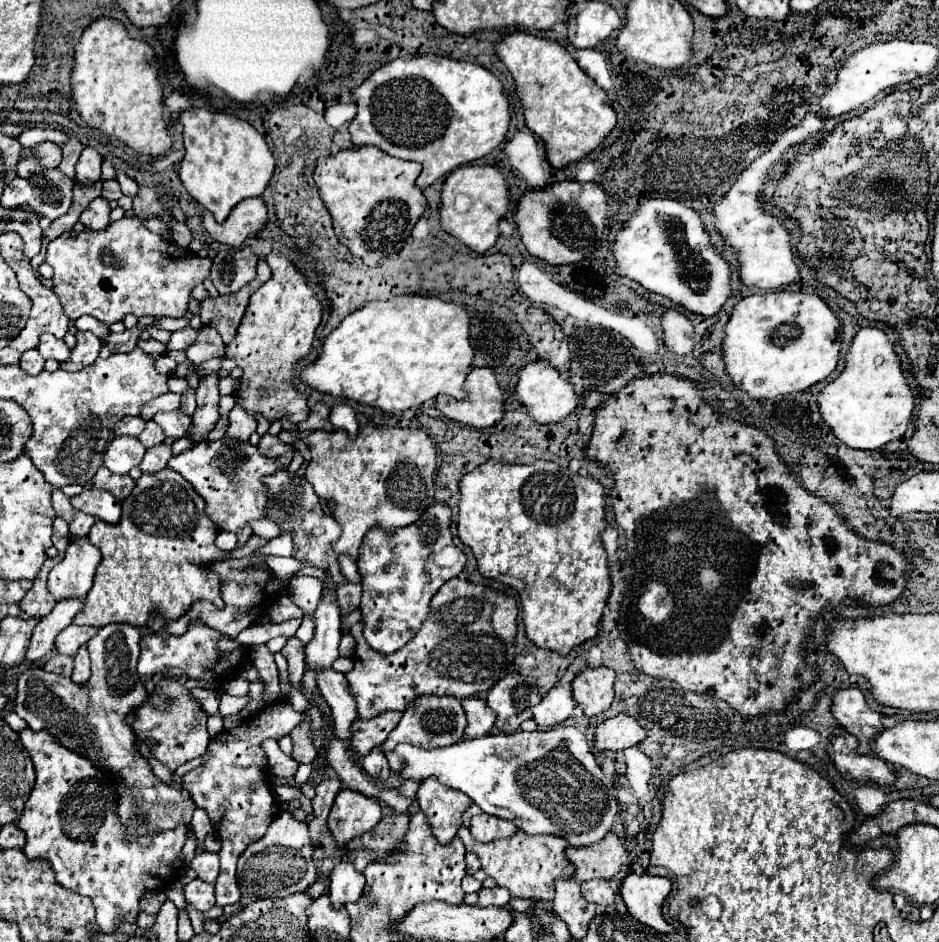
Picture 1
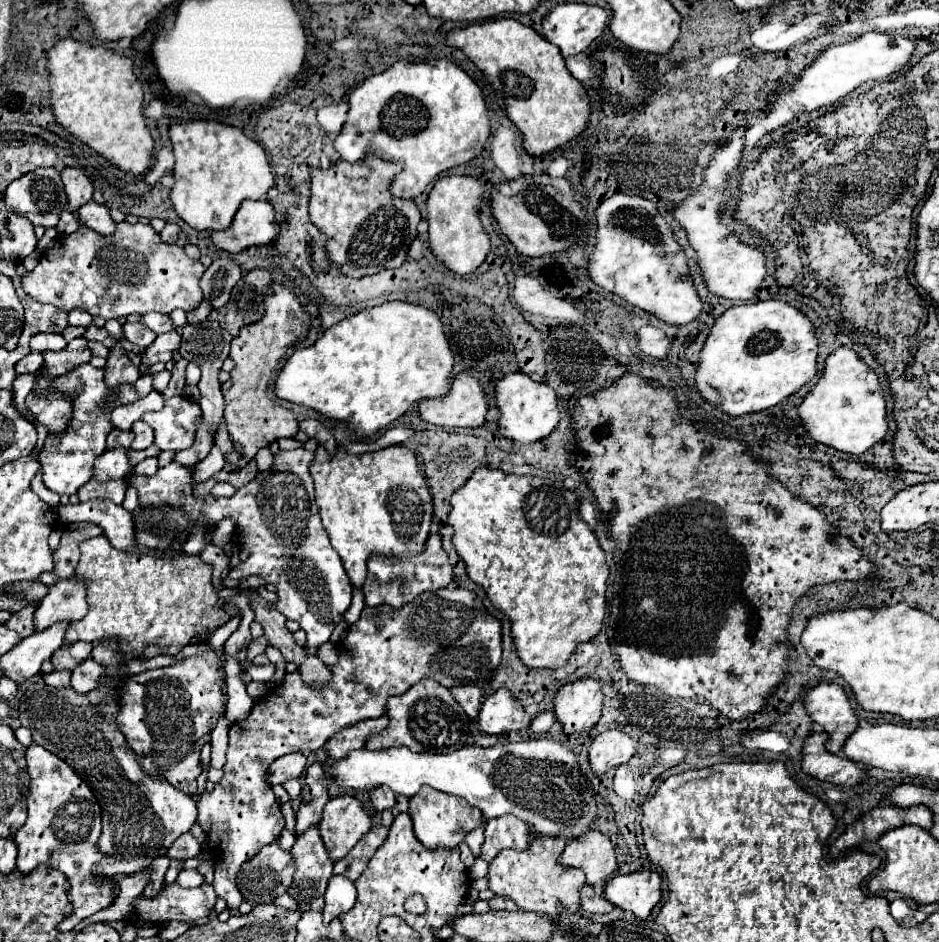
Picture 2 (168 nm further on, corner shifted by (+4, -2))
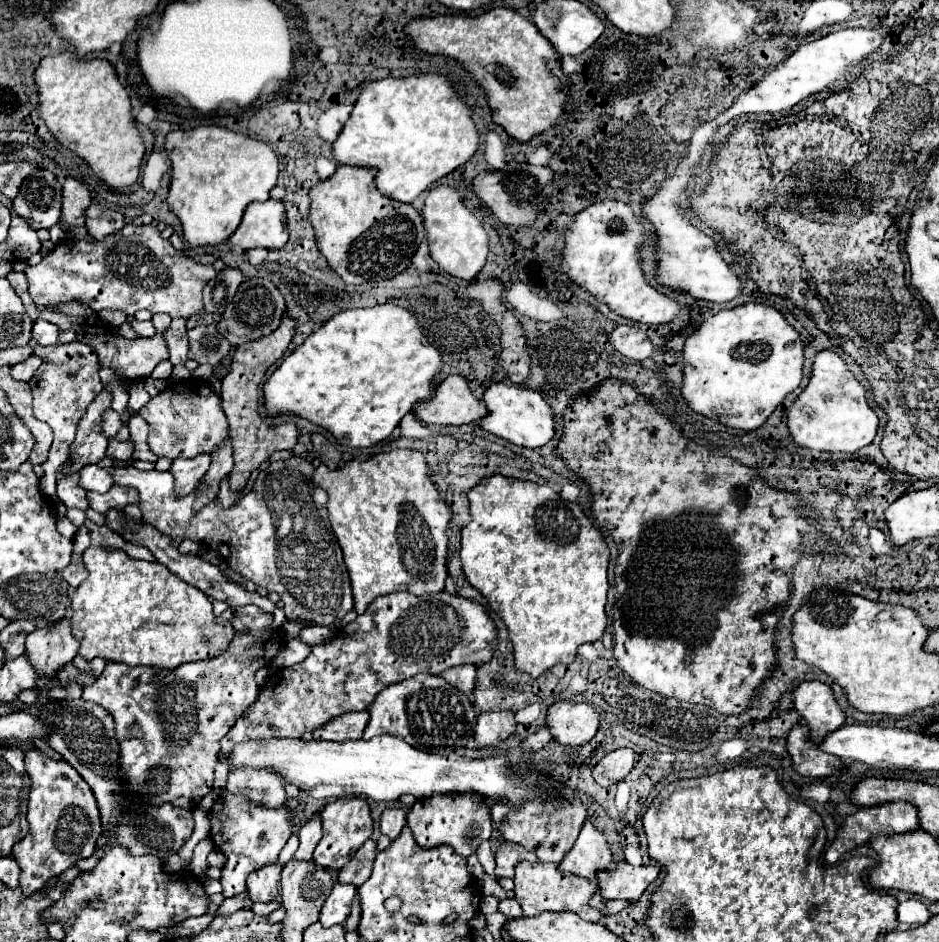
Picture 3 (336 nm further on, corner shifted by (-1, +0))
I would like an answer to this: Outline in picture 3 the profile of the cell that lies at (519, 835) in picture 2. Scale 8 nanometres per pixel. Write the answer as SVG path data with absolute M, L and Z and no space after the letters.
M502 842L496 848L494 858L496 858L496 876L498 878L502 878L502 876L512 878L514 876L514 866L520 860L530 860L530 862L536 862L538 860L530 850L524 850L522 846L510 844L510 842Z

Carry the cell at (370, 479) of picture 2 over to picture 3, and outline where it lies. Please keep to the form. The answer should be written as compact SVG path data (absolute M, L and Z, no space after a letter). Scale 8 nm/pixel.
M398 448L362 462L350 460L336 470L320 464L312 480L328 492L330 524L344 552L358 614L380 594L406 590L422 596L444 590L448 576L446 528L452 512L430 482L422 452Z

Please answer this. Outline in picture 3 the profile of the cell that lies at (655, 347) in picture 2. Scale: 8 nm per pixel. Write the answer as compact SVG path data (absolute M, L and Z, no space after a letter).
M622 324L618 326L612 336L610 342L614 344L614 348L630 358L630 360L644 360L644 358L652 358L654 352L654 344L650 342L648 334L638 328L638 326L630 326L630 324Z

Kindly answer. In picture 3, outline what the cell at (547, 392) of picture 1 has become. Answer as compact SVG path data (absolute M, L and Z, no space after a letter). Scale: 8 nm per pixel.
M494 382L484 394L484 404L488 408L488 416L480 420L480 428L508 440L510 444L540 448L554 438L554 412L544 396L536 390L524 388L522 384Z

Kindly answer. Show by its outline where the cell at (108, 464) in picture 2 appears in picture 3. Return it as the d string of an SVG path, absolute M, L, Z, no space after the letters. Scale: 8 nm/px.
M88 464L80 472L80 486L94 492L108 492L112 488L114 480L108 468L100 468L98 464Z

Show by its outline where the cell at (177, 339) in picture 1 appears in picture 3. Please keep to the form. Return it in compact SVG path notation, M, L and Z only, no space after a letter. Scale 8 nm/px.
M70 302L70 304L62 304L62 306L54 306L54 308L50 308L50 310L60 310L60 312L68 314L68 316L74 316L74 318L82 320L84 328L78 332L78 340L82 340L84 344L90 344L90 346L96 350L100 366L108 366L108 368L112 368L114 372L118 372L118 374L122 374L122 376L126 376L126 378L130 378L130 380L150 376L158 362L168 360L168 346L166 346L166 340L164 340L164 334L162 334L162 332L156 332L152 338L126 340L126 338L114 336L114 334L108 332L108 330L102 330L102 322L100 322L98 318L94 318L94 312L92 312L88 306Z

